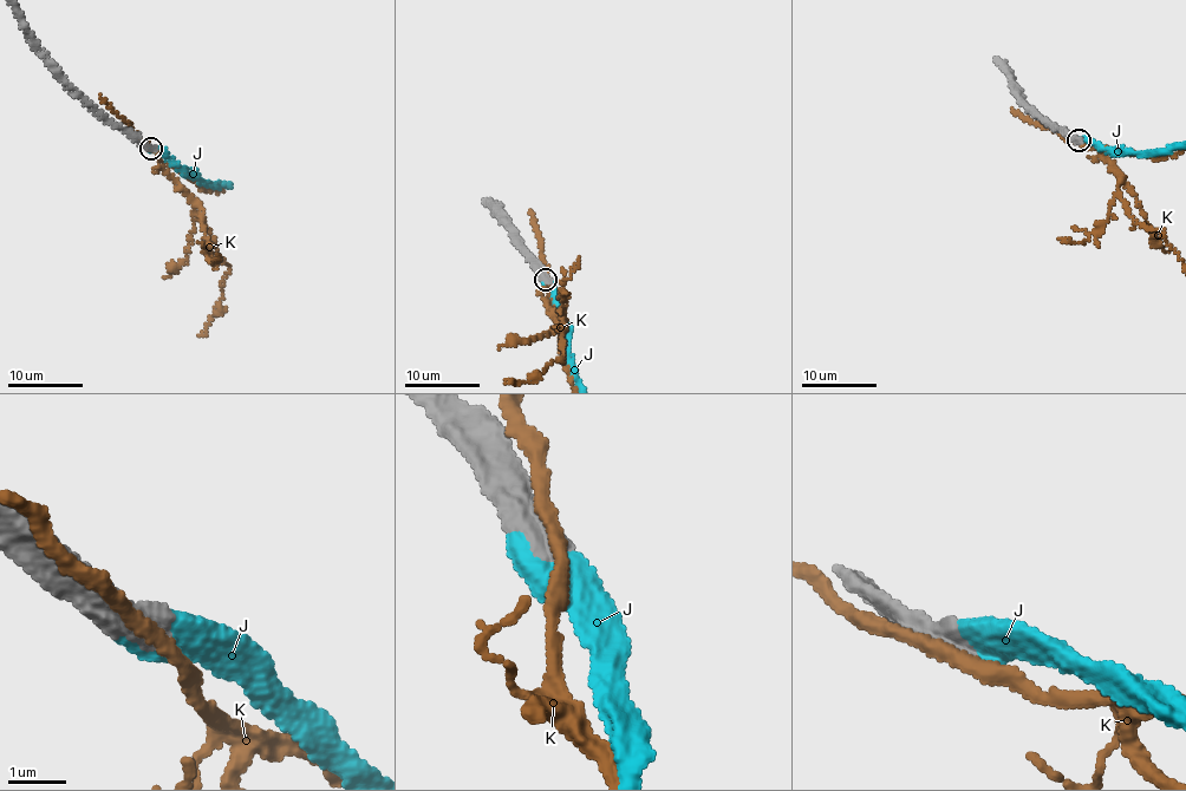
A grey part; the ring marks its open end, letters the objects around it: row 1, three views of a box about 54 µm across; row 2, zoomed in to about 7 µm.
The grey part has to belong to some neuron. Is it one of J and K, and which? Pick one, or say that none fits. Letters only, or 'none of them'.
J

